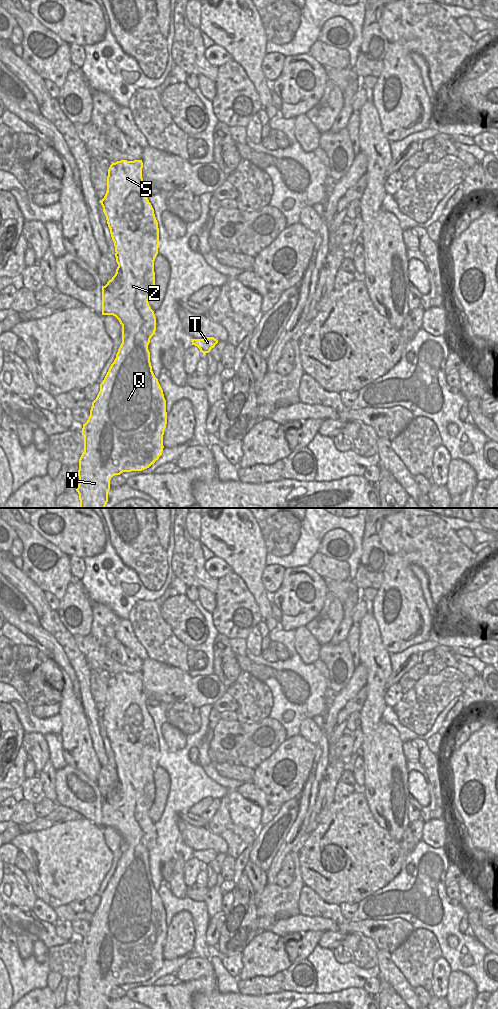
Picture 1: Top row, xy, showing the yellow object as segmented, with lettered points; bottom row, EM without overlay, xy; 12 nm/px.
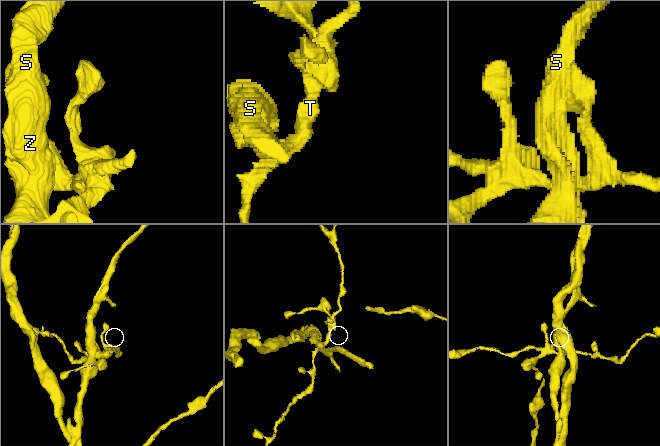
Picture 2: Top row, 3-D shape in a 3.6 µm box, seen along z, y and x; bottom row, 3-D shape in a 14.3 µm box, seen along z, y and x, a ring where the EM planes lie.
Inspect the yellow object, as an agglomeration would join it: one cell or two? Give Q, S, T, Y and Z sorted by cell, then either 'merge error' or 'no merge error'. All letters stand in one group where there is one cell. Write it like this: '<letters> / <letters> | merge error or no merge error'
Q S Y Z / T | merge error

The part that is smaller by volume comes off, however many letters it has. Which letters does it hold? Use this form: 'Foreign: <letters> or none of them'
Foreign: T

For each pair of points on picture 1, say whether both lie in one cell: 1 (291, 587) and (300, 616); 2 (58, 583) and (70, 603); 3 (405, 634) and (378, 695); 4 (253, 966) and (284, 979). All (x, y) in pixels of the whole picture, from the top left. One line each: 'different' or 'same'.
1: same
2: different
3: different
4: different

